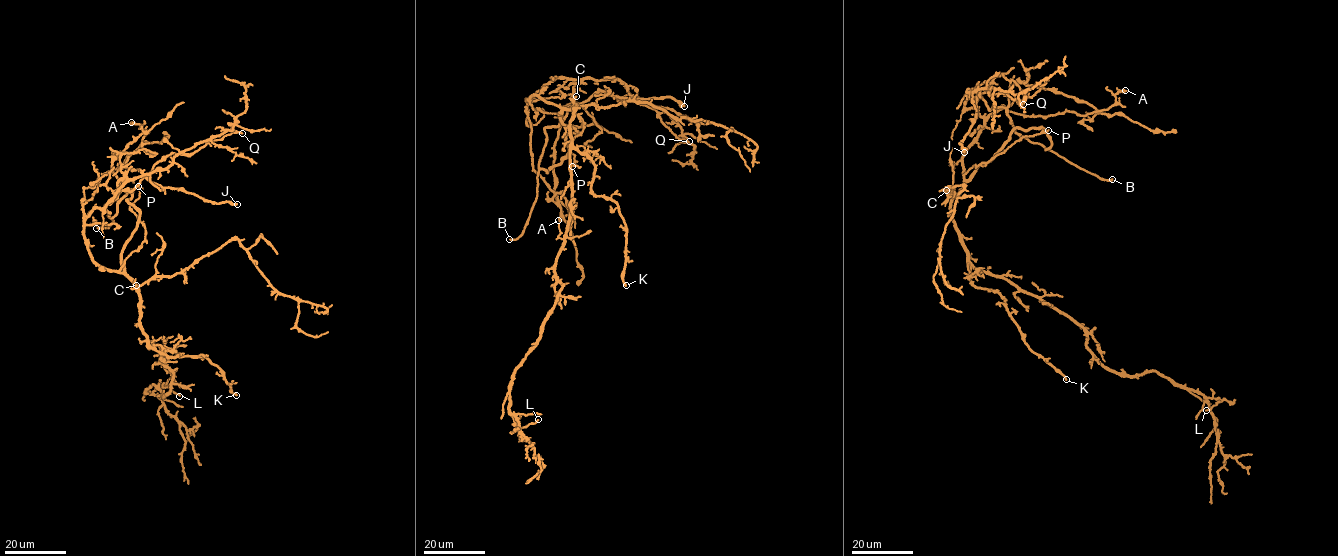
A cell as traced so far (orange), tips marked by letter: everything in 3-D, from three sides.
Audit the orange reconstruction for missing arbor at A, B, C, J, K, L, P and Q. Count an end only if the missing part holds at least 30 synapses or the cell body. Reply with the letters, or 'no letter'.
B, C, J, K

